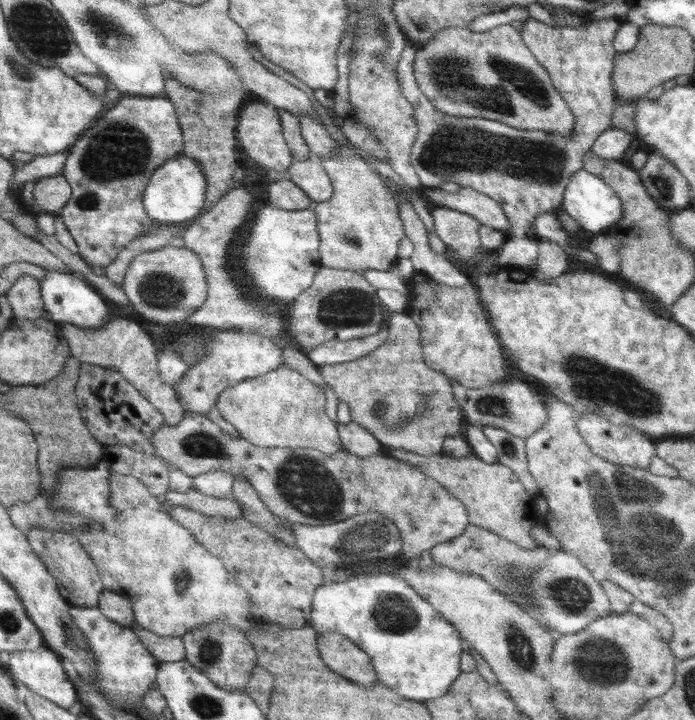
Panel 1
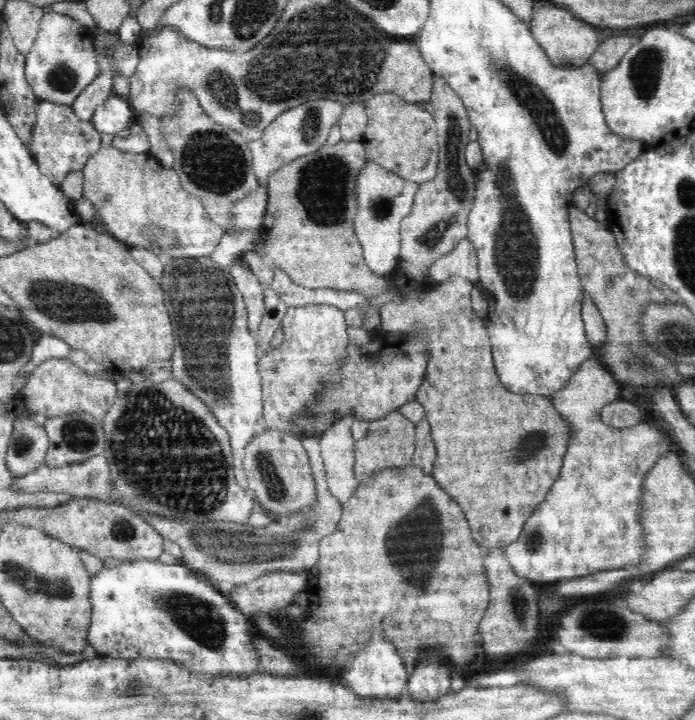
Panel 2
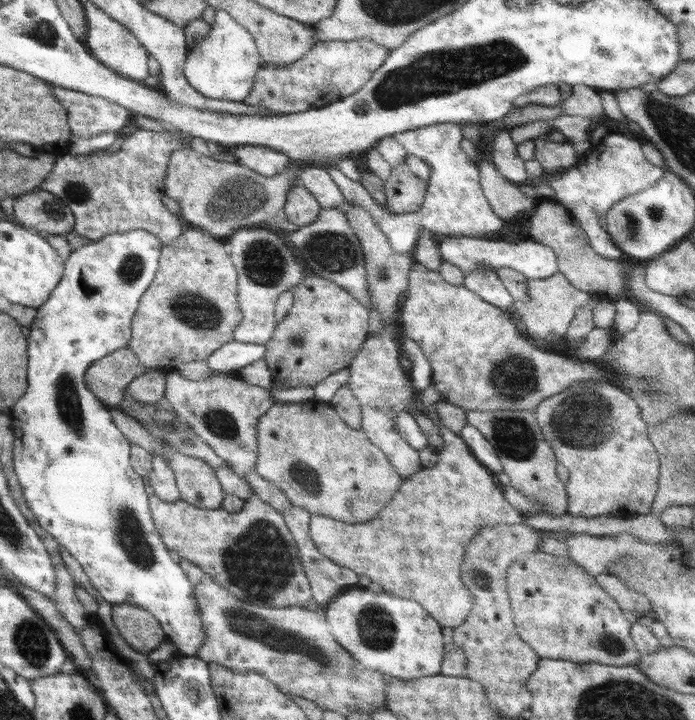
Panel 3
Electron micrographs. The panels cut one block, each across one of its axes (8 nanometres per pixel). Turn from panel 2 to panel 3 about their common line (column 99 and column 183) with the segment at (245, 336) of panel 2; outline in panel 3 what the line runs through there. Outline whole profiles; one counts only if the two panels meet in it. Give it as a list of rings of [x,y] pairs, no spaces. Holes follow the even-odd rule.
[[[194,149],[174,150],[170,154],[167,178],[164,182],[164,194],[180,203],[180,219],[183,224],[192,224],[191,228],[202,229],[220,240],[234,234],[242,227],[254,227],[270,223],[275,212],[282,211],[285,206],[288,191],[299,184],[299,174],[302,165],[292,162],[285,170],[273,177],[258,174],[241,163],[215,160]]]

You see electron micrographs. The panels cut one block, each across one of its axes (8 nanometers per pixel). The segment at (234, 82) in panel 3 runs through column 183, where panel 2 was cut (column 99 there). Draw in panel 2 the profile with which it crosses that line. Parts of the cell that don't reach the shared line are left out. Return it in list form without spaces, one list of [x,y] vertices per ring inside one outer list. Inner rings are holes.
[[[48,12],[40,20],[40,31],[35,41],[31,52],[25,56],[28,83],[40,100],[72,107],[76,97],[101,71],[92,31],[67,15]]]

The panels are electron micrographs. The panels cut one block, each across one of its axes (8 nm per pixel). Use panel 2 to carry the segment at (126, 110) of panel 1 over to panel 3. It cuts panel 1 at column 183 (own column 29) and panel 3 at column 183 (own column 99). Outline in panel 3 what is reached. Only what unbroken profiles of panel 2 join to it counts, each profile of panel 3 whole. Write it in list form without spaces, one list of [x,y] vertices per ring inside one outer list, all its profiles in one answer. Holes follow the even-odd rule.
[[[171,129],[168,133],[141,132],[126,135],[123,146],[114,154],[105,154],[97,151],[88,156],[78,156],[63,151],[57,155],[56,164],[39,188],[47,190],[62,199],[72,210],[75,216],[74,231],[76,234],[88,238],[91,241],[106,236],[107,234],[126,233],[134,229],[144,229],[154,233],[163,245],[170,244],[178,238],[185,226],[179,217],[169,211],[162,203],[164,194],[164,182],[167,178],[168,162],[170,154],[174,150],[188,150],[188,134],[180,130]]]

